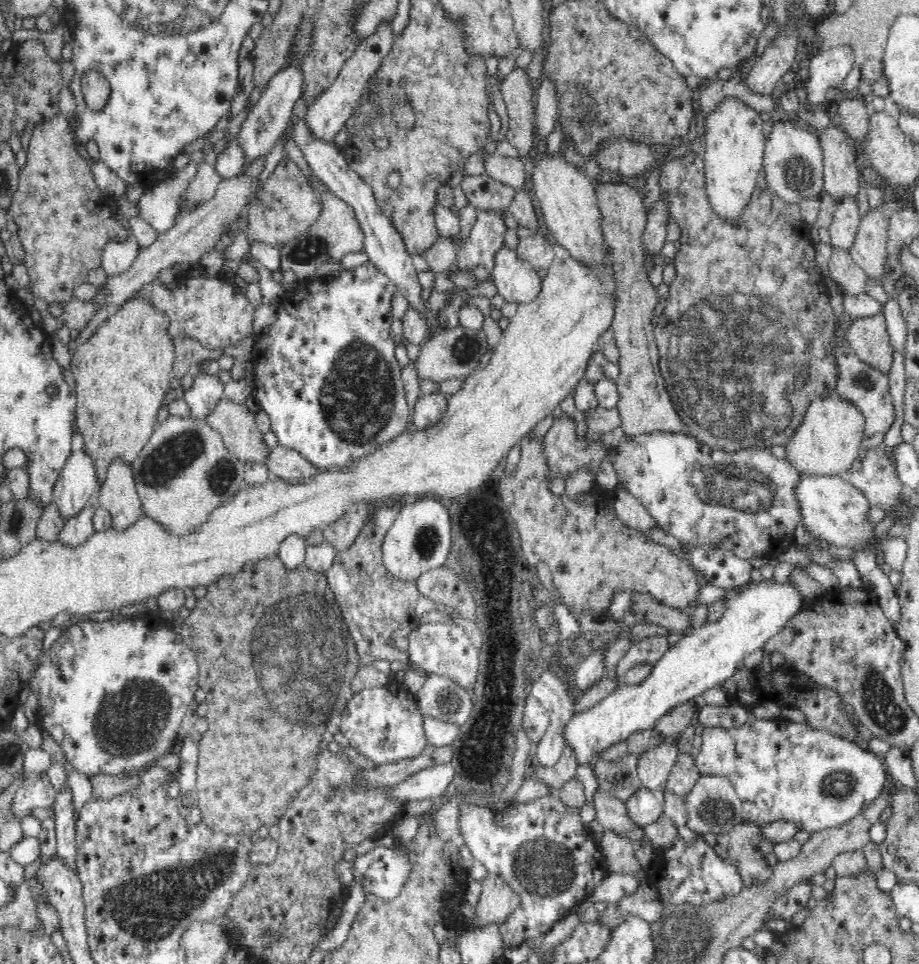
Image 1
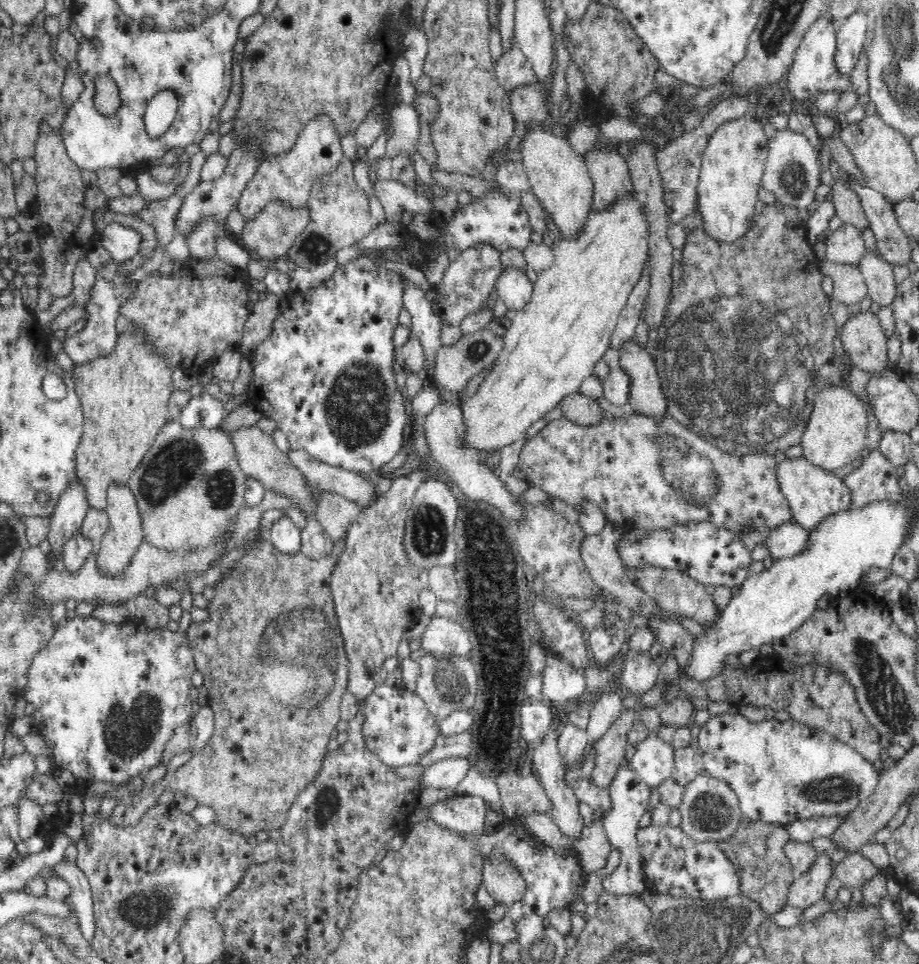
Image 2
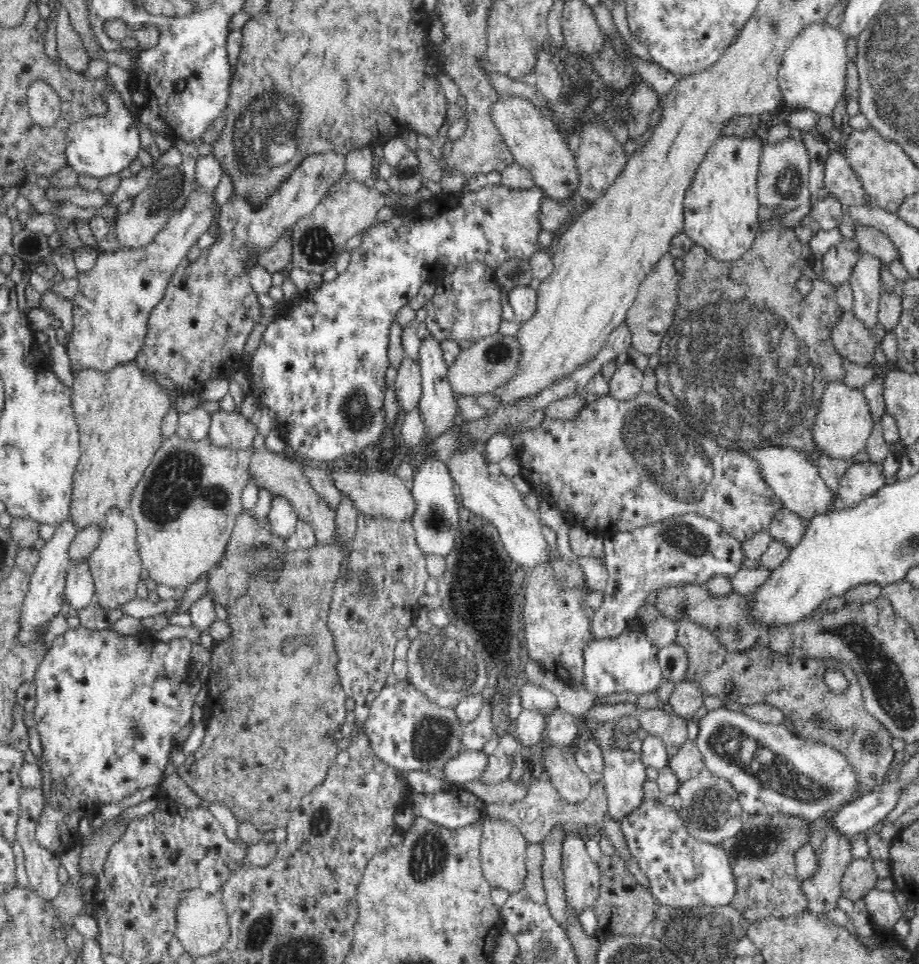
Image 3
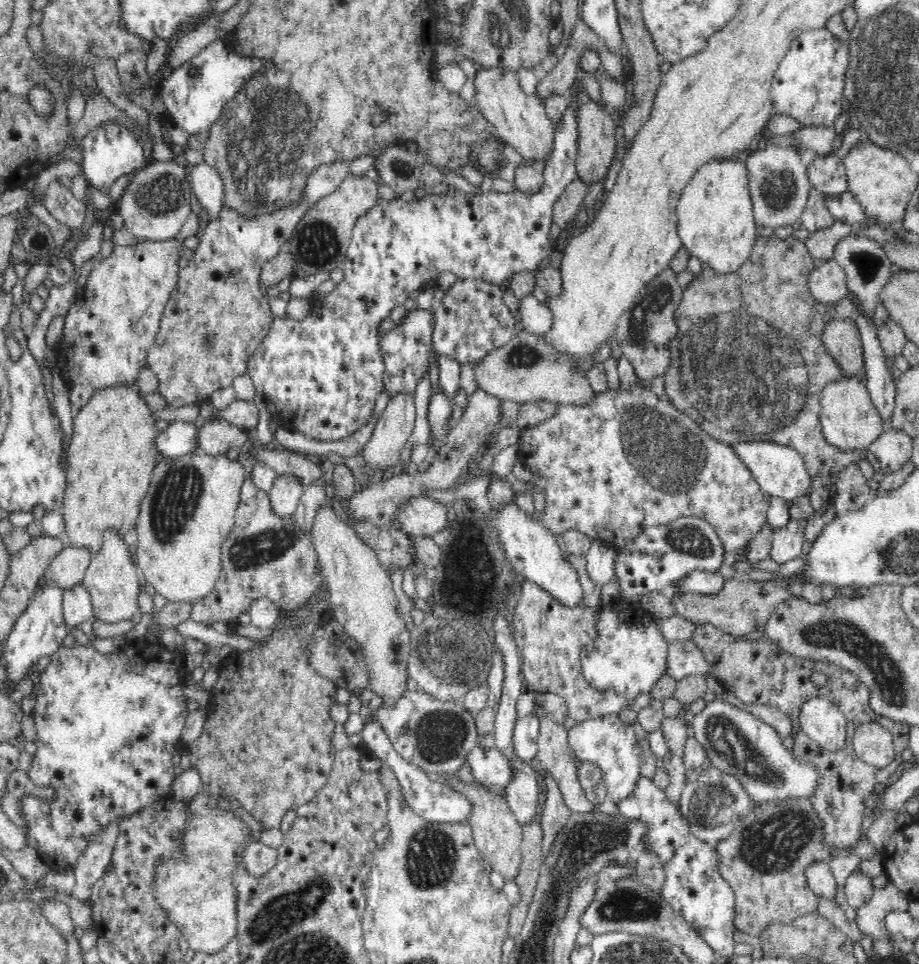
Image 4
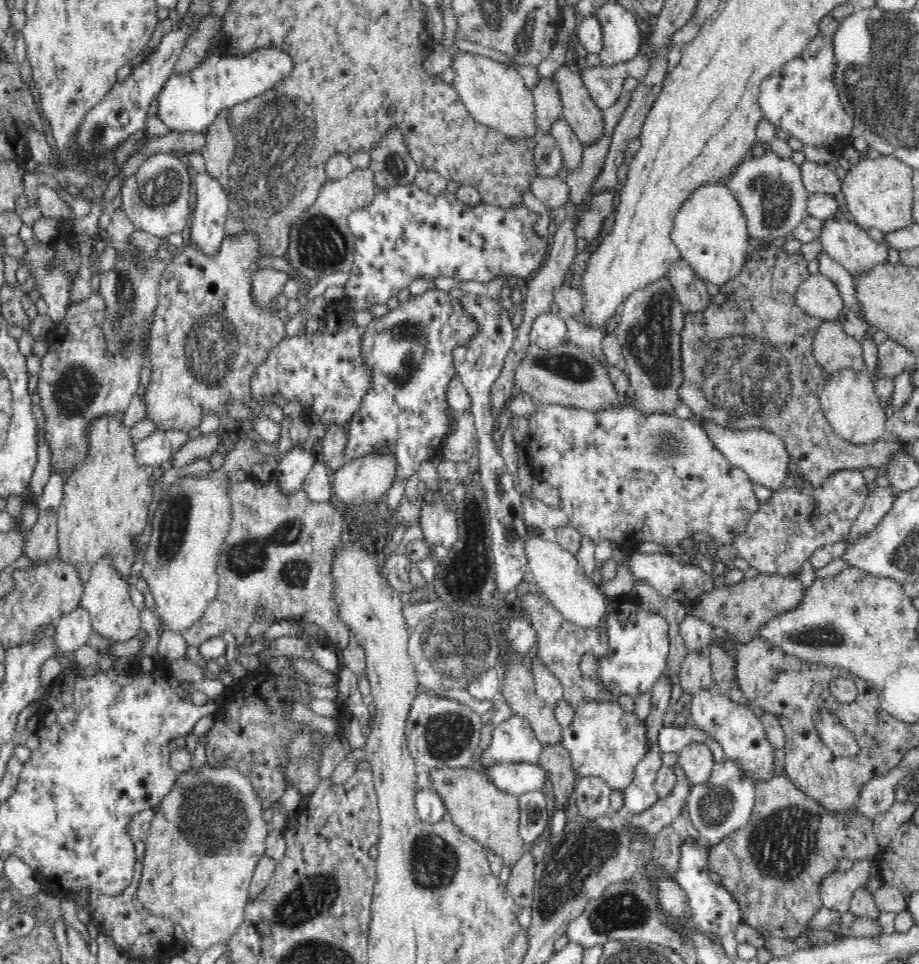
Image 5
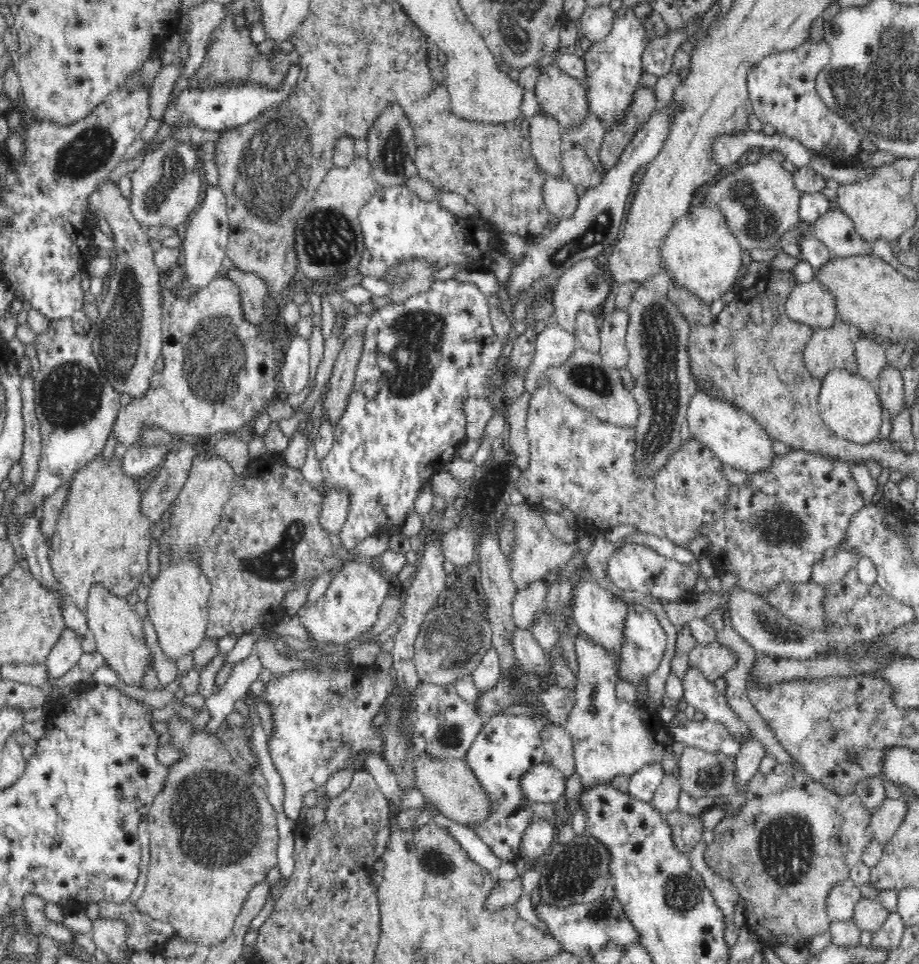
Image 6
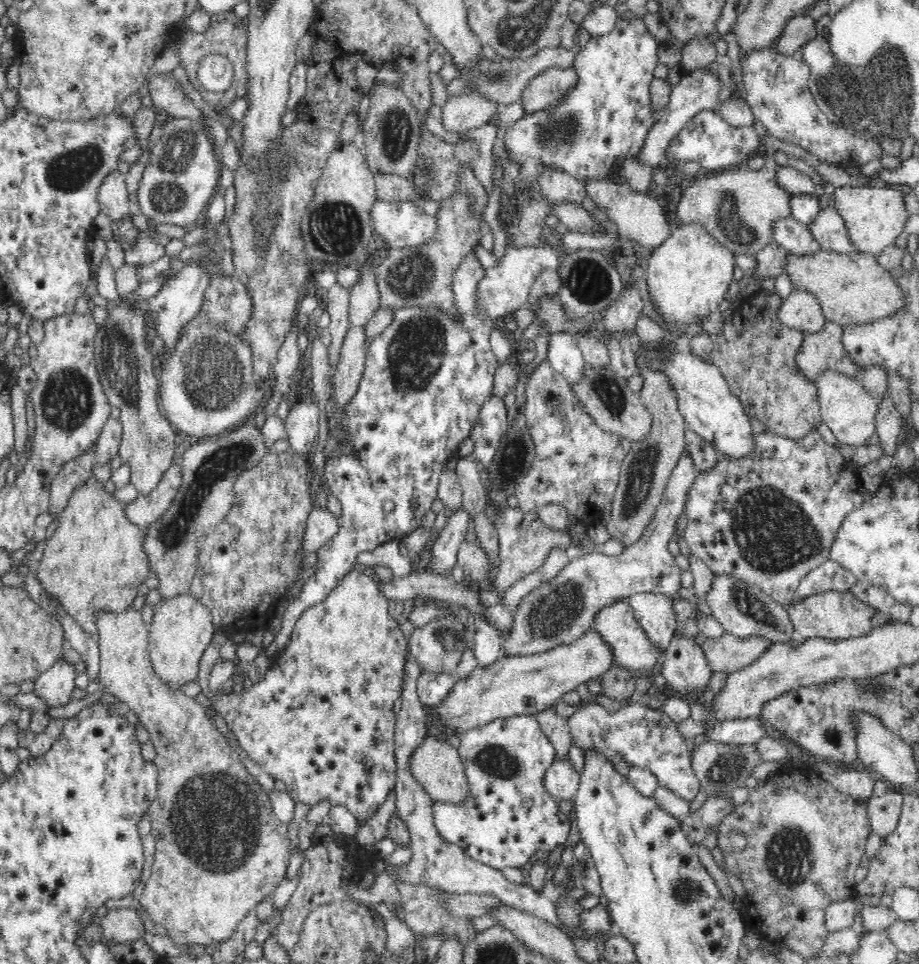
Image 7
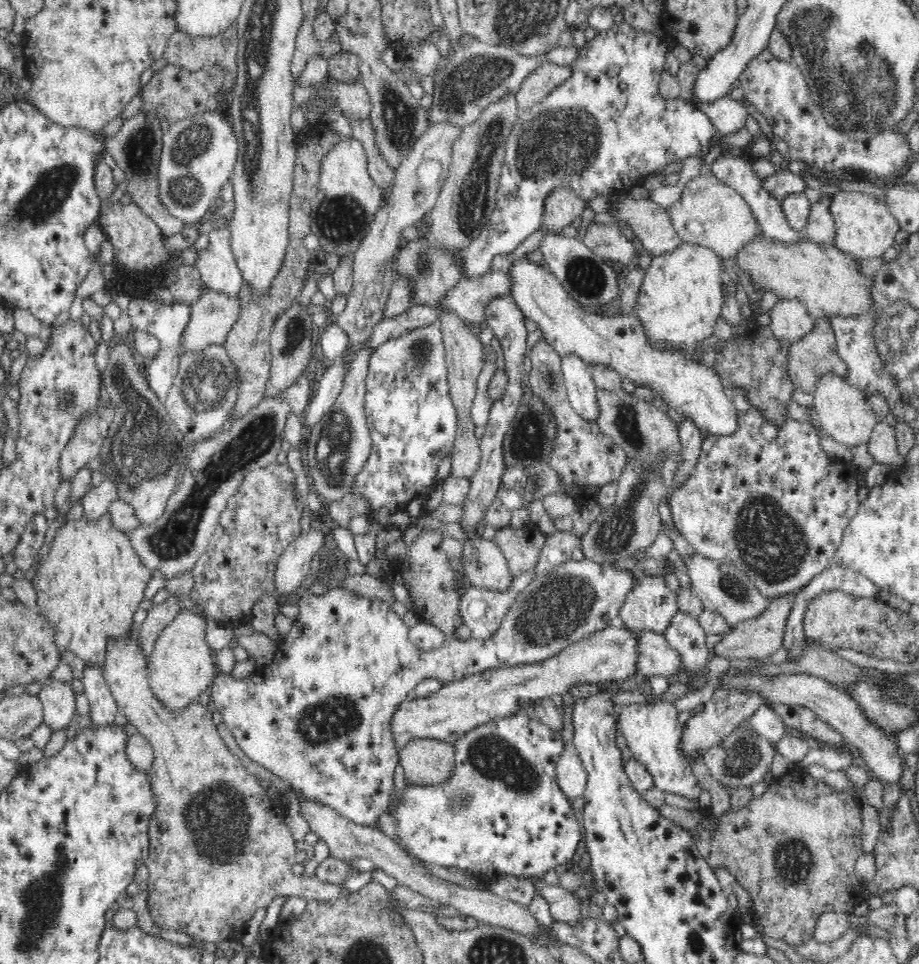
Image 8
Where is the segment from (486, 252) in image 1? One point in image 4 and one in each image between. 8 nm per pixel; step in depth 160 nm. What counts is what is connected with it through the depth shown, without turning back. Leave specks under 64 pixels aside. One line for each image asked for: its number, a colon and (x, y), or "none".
2: (467, 282)
3: (466, 305)
4: (474, 320)

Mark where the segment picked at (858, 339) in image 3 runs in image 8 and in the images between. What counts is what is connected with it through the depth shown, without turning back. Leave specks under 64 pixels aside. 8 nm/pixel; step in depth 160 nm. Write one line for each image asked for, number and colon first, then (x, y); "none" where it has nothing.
4: (842, 337)
5: (833, 347)
6: (833, 348)
7: (821, 351)
8: (816, 353)

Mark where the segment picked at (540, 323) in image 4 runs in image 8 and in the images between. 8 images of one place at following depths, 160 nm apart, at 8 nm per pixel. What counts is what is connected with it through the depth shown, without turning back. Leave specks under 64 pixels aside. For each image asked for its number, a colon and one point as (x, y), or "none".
5: (549, 329)
6: (553, 345)
7: (564, 356)
8: (577, 375)

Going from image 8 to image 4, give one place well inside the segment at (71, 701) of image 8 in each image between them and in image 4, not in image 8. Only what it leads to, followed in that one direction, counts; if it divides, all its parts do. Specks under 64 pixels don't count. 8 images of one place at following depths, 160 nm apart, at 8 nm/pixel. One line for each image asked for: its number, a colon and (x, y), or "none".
4: (78, 607)
5: (73, 629)
6: (69, 648)
7: (55, 684)

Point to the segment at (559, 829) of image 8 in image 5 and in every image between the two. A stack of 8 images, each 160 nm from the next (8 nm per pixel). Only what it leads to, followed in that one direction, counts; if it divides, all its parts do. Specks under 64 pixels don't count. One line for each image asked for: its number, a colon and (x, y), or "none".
5: (513, 740)
6: (507, 745)
7: (509, 817)

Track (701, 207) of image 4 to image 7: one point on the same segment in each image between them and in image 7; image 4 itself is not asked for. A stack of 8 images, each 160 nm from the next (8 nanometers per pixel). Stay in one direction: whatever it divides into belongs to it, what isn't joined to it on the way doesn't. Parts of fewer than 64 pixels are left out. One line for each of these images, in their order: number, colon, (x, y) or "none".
5: (710, 230)
6: (702, 253)
7: (688, 274)

